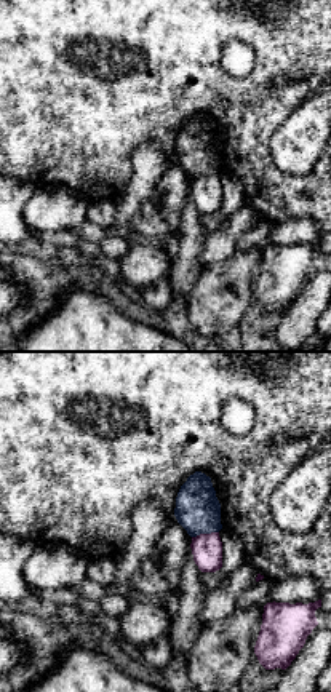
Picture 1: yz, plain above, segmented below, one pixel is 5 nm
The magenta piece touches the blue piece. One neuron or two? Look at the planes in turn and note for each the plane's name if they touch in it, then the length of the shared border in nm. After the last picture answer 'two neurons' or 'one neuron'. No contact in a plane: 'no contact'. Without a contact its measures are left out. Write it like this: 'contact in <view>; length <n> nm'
contact in yz; length 140 nm

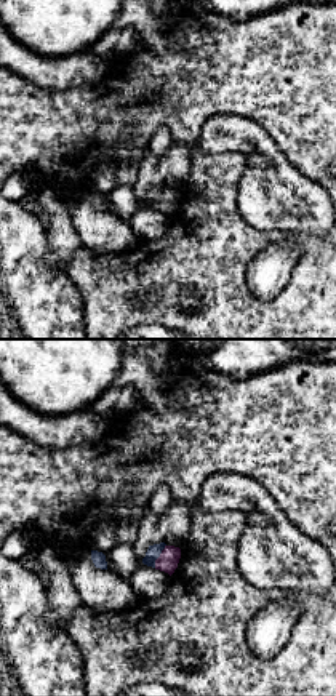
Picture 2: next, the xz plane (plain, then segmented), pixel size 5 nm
contact in xz; length 130 nm

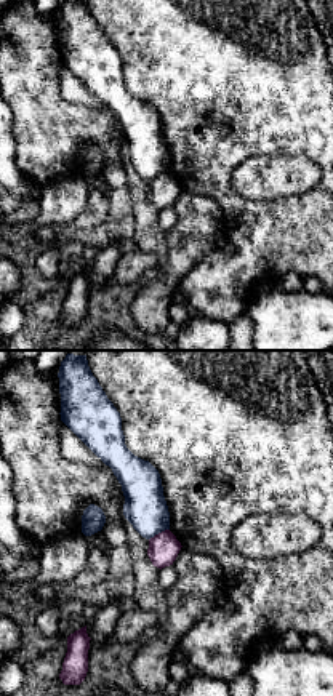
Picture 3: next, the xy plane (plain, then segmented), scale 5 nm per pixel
contact in xy; length 120 nm

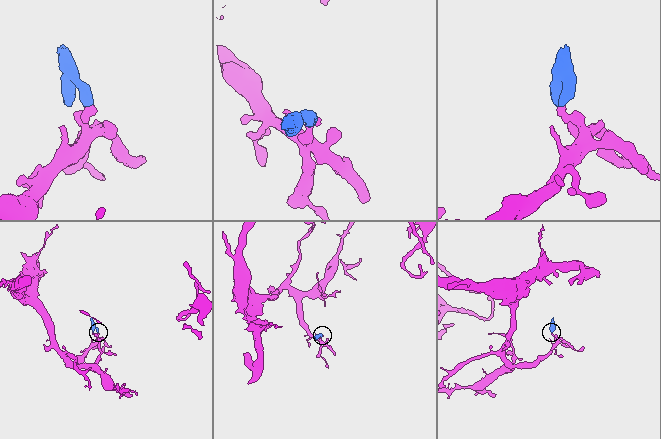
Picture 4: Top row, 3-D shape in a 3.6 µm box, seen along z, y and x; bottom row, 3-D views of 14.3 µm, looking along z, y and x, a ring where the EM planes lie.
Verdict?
two neurons

